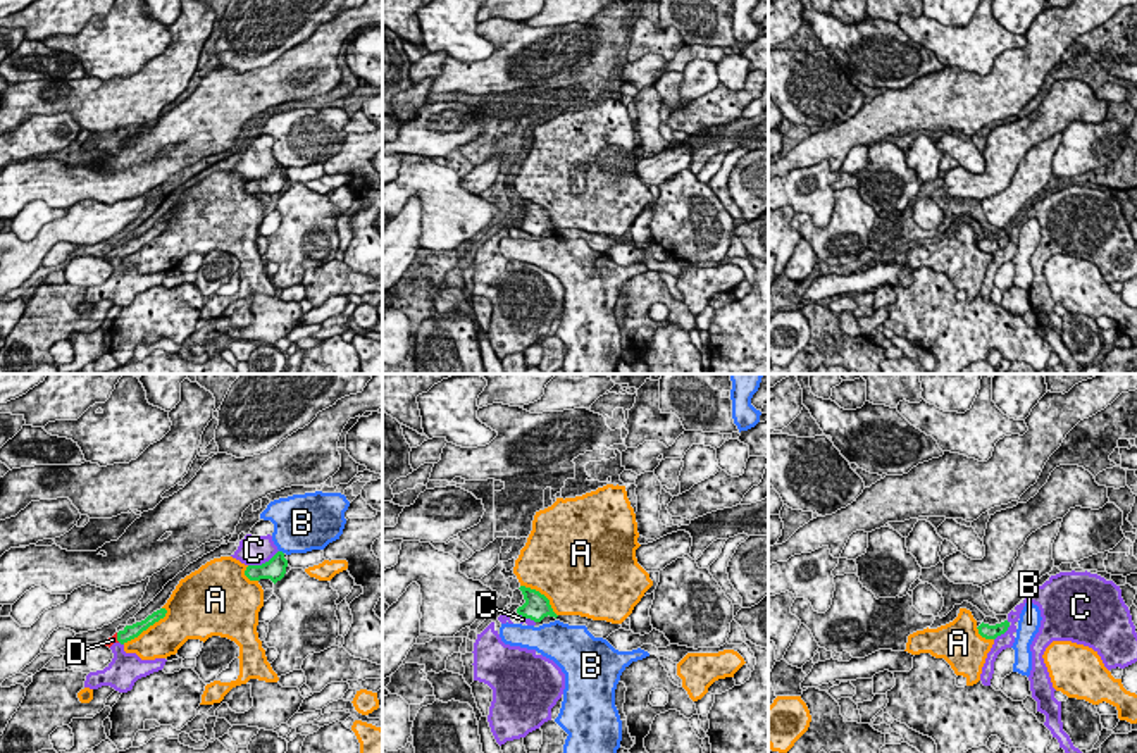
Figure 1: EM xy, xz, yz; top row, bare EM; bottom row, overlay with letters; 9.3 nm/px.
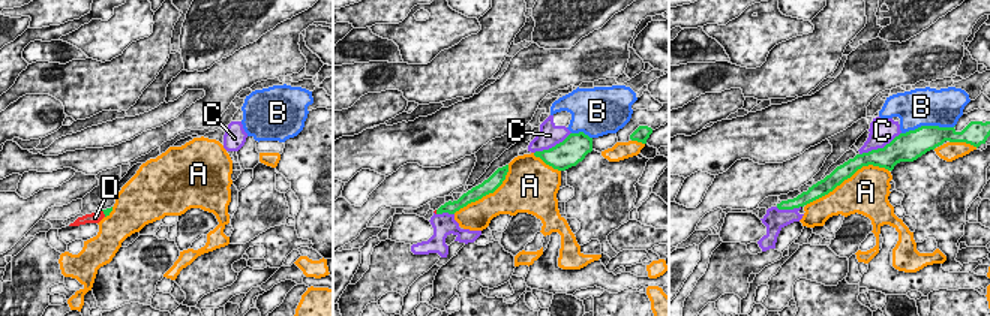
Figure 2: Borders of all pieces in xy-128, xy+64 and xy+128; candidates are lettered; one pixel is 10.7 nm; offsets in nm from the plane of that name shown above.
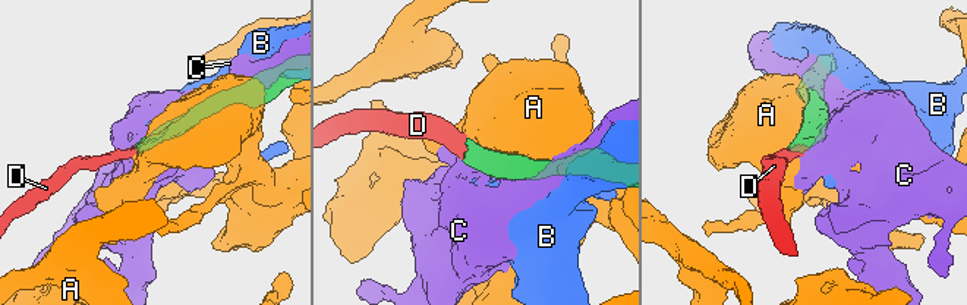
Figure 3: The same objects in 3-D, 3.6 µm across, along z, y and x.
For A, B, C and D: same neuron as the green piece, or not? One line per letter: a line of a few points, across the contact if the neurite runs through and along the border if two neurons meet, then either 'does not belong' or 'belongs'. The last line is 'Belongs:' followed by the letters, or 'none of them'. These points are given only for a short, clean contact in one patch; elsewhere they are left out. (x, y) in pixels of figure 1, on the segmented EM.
A: does not belong
B: does not belong
C: does not belong
D: xy (133, 631), (118, 638), (112, 640) | belongs
Belongs: D

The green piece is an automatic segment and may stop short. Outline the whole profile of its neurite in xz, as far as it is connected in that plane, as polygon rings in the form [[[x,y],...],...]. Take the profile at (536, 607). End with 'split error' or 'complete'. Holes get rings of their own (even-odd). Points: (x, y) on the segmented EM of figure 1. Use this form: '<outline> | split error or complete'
[[[520,586],[519,589],[522,591],[525,600],[525,603],[517,608],[519,615],[531,619],[534,622],[541,622],[548,615],[555,619],[558,617],[544,594],[525,586]]] | complete

